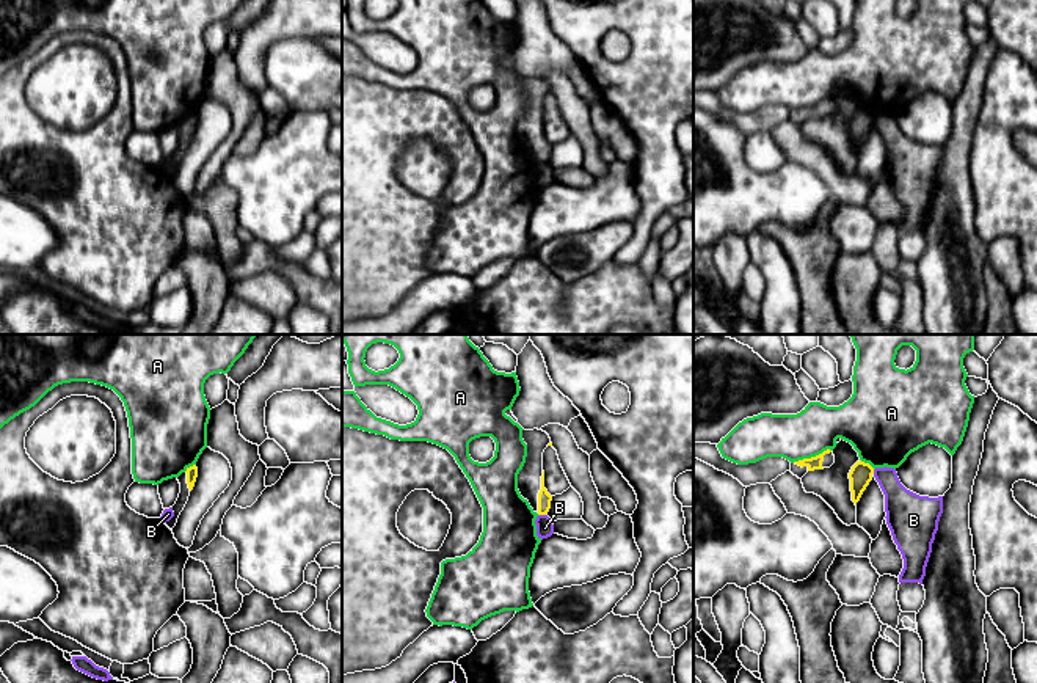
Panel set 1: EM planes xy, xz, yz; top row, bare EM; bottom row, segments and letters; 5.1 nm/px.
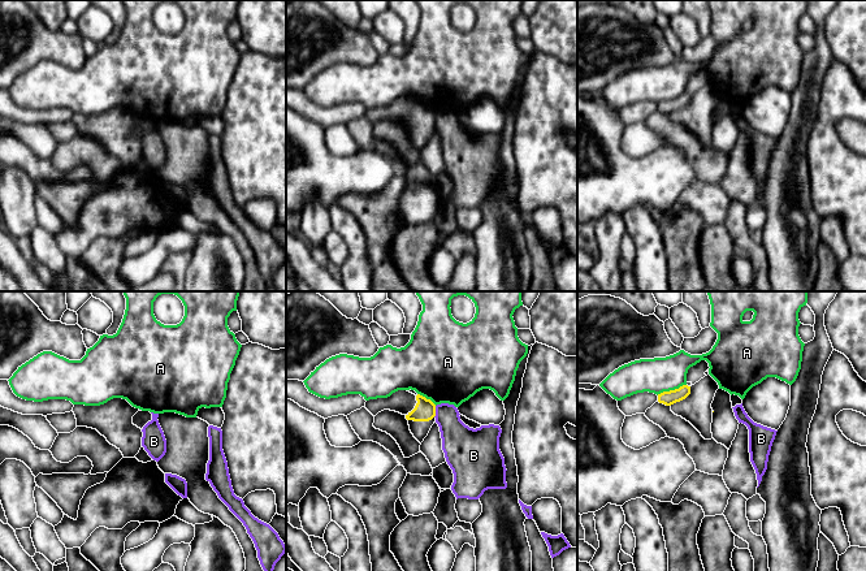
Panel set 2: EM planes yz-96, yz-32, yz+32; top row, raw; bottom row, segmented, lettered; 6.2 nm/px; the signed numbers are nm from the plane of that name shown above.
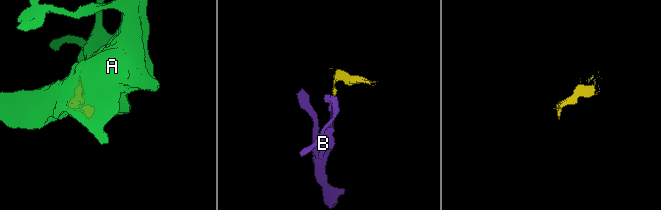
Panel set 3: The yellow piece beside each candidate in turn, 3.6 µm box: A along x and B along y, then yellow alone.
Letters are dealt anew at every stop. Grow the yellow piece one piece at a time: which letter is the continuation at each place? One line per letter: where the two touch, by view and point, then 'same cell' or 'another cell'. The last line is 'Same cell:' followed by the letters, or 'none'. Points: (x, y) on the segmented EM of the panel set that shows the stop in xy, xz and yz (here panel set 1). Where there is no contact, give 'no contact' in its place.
A: meets yellow in yz at (811, 457); another cell
B: meets yellow in xz at (543, 514); another cell
Same cell: none

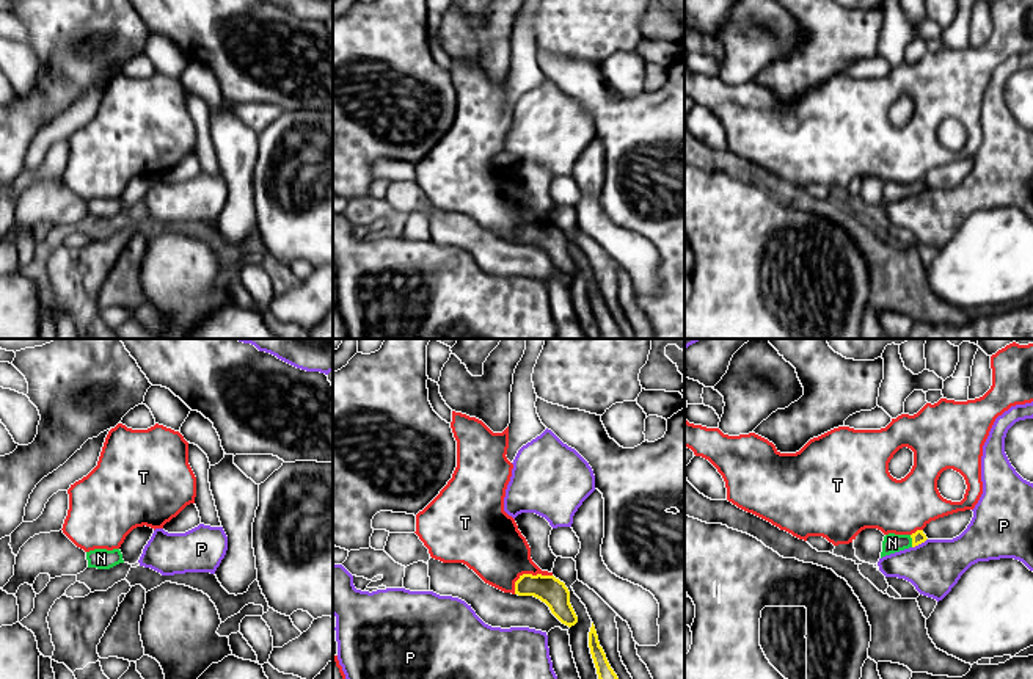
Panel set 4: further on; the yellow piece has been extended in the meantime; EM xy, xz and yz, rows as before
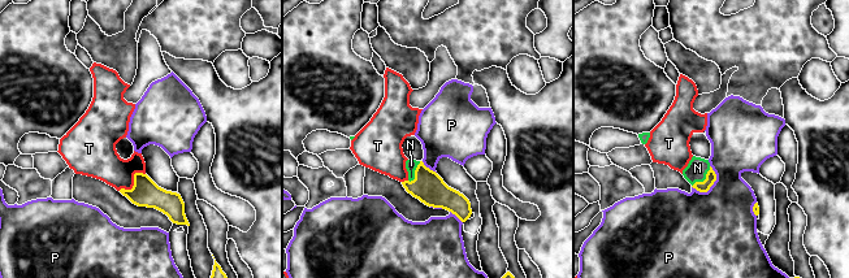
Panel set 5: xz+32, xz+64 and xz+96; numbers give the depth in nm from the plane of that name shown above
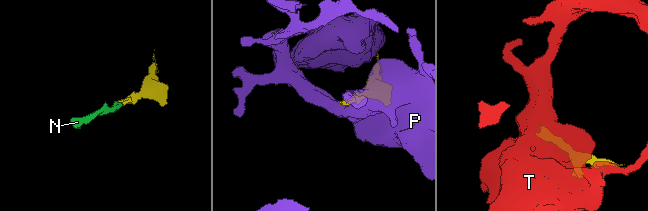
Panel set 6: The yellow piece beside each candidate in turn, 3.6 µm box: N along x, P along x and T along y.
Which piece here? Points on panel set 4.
N: meets yellow in yz at (912, 541); same cell
P: meets yellow in yz at (919, 543); another cell
T: meets yellow in xz at (528, 574); another cell
Same cell: N

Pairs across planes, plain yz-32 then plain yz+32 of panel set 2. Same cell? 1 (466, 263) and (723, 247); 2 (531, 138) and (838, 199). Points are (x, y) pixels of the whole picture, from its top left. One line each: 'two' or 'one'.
1: two
2: one

